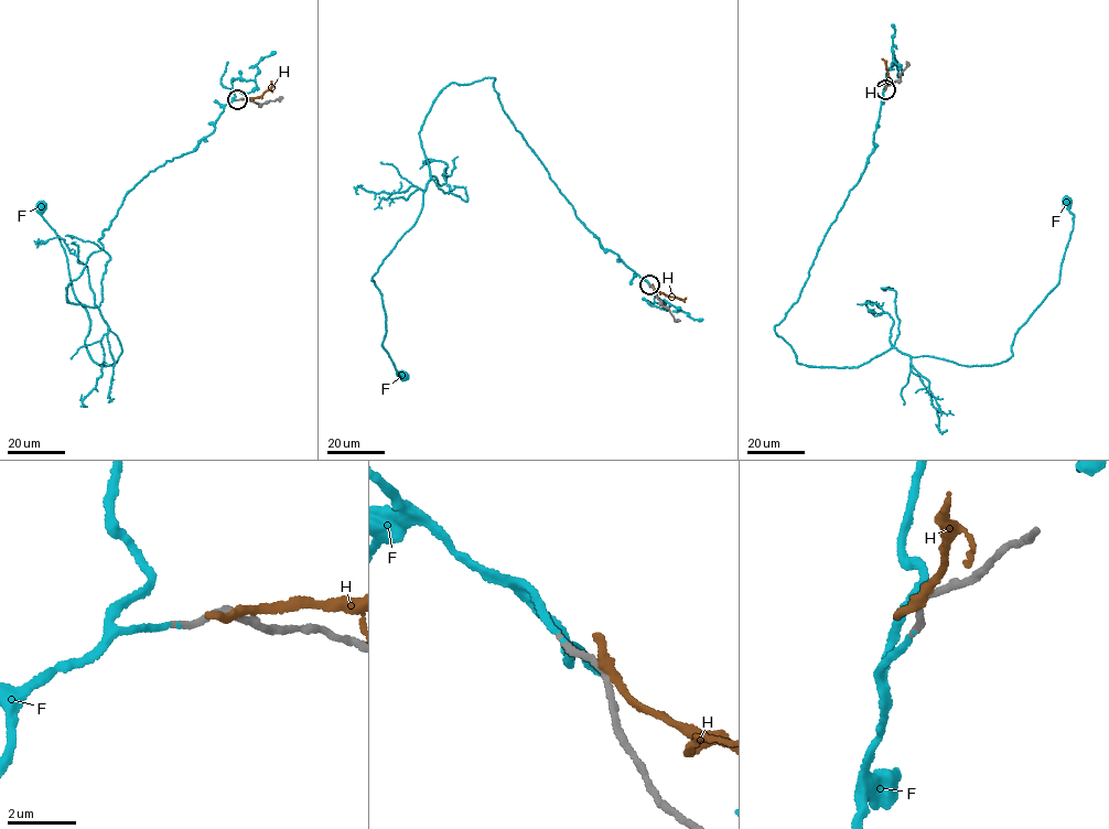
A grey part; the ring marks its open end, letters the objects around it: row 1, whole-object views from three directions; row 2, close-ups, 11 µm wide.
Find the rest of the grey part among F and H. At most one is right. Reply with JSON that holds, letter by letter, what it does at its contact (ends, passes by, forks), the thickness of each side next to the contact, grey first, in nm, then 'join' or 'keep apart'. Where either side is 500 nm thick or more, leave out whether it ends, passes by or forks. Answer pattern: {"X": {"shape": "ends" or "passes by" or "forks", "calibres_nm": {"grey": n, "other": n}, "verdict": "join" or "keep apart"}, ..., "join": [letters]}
{"F": {"shape": "ends", "calibres_nm": {"grey": 190, "other": 140}, "verdict": "join"}, "H": {"shape": "ends", "calibres_nm": {"grey": 200, "other": 320}, "verdict": "keep apart"}, "join": ["F"]}

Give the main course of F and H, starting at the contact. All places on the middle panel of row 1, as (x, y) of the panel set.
F: (649, 284), (575, 216), (494, 77), (450, 83), (419, 132), (422, 208), (372, 280), (401, 376)
H: (653, 288), (682, 300), (686, 298)

